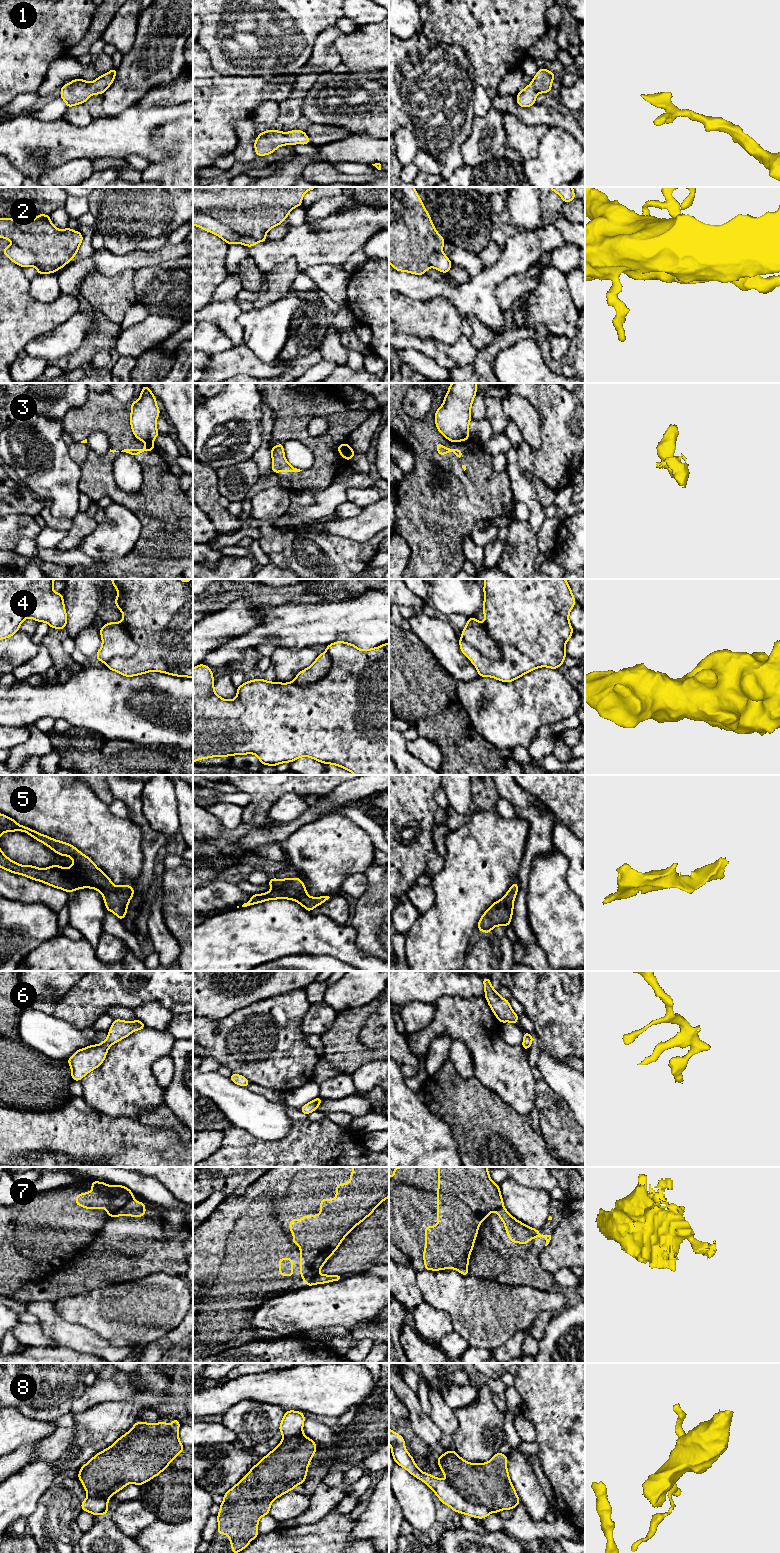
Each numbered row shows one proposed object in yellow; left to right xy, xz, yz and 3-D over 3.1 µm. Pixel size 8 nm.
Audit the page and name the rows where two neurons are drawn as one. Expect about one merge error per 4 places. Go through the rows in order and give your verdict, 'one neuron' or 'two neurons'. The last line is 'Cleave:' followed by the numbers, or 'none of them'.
1: one neuron
2: two neurons
3: two neurons
4: two neurons
5: one neuron
6: one neuron
7: two neurons
8: two neurons
Cleave: 2, 3, 4, 7, 8

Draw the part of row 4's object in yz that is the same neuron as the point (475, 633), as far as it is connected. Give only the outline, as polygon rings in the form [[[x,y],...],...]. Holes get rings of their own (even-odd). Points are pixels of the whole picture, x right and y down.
[[[474,617],[468,618],[468,622],[462,630],[462,637],[485,657],[493,660],[502,657],[499,645],[488,635],[484,624]]]

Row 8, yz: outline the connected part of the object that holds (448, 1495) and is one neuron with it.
[[[389,1428],[389,1444],[395,1464],[405,1468],[410,1474],[427,1484],[435,1492],[435,1495],[453,1511],[471,1517],[483,1519],[491,1513],[486,1507],[468,1502],[447,1481],[422,1472],[416,1465],[412,1456],[405,1448],[404,1438]]]

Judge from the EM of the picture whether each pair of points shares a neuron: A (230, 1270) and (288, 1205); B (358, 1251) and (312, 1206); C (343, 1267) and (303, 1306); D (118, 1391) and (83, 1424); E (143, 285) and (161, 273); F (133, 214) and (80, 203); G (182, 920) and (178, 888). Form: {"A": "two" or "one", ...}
{"A": "one", "B": "two", "C": "two", "D": "two", "E": "one", "F": "two", "G": "one"}

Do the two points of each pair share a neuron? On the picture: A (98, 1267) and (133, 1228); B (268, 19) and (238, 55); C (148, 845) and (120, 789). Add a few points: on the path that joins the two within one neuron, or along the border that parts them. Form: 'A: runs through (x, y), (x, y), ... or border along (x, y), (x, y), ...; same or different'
A: runs through (108, 1257), (127, 1238); same
B: runs through (259, 28), (242, 46); same
C: runs through (147, 831), (144, 824), (136, 816), (134, 803); same

